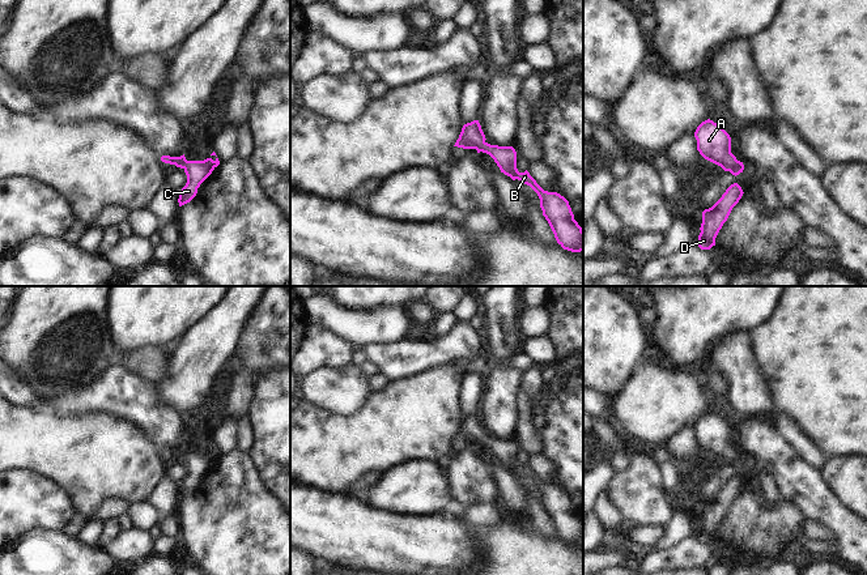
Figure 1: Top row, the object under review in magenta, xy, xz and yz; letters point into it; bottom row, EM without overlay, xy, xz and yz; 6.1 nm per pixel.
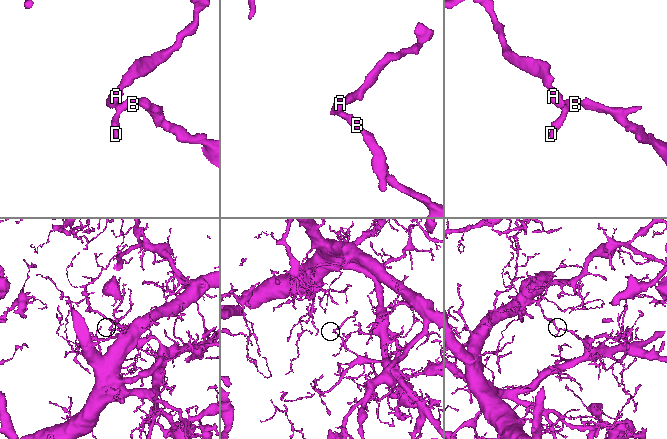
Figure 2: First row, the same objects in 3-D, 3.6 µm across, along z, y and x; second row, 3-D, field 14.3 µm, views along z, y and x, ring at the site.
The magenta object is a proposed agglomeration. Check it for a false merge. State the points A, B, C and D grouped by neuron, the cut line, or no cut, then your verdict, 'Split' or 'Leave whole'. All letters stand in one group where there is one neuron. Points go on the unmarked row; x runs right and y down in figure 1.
Groups: A B C D. No split. Leave whole.

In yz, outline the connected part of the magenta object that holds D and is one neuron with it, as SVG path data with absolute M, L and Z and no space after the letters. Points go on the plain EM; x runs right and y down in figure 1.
M738 476L731 477L722 490L709 502L702 504L701 525L698 528L698 540L710 542L715 538L715 531L727 514L732 501L743 489L743 482Z

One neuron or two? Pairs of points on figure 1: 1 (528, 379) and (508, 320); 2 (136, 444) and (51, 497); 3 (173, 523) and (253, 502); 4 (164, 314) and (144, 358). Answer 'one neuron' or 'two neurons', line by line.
1: two neurons
2: two neurons
3: two neurons
4: two neurons

